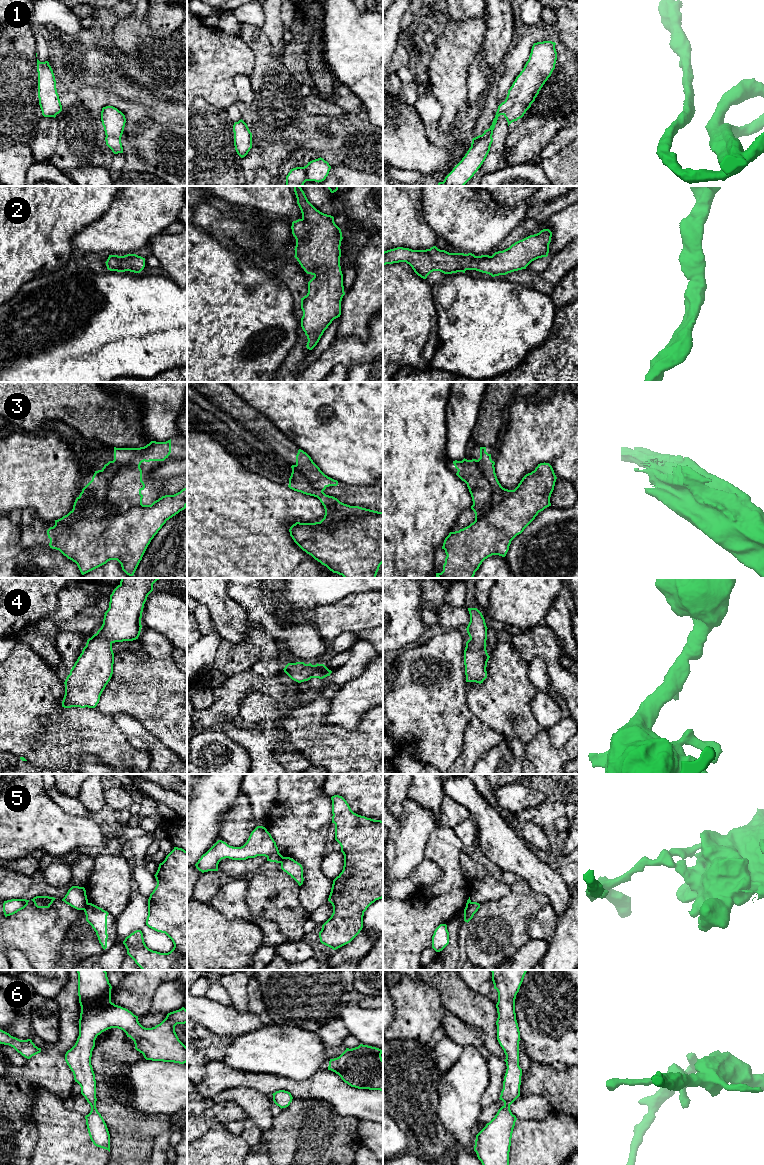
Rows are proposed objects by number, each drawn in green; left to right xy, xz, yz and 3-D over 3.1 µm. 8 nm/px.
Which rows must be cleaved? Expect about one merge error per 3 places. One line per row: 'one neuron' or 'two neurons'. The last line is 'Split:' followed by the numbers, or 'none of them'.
1: one neuron
2: one neuron
3: two neurons
4: one neuron
5: two neurons
6: one neuron
Split: 3, 5

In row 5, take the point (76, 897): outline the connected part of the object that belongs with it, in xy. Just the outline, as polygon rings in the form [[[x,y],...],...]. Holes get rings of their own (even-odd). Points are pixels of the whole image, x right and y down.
[[[72,886],[62,901],[77,910],[84,910],[88,904],[85,888]]]

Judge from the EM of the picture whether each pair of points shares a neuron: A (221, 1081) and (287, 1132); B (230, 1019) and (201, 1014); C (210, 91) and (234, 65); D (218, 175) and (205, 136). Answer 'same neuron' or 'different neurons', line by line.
A: different neurons
B: same neuron
C: same neuron
D: same neuron

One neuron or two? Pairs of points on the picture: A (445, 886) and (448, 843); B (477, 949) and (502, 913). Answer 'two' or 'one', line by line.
A: one
B: one

